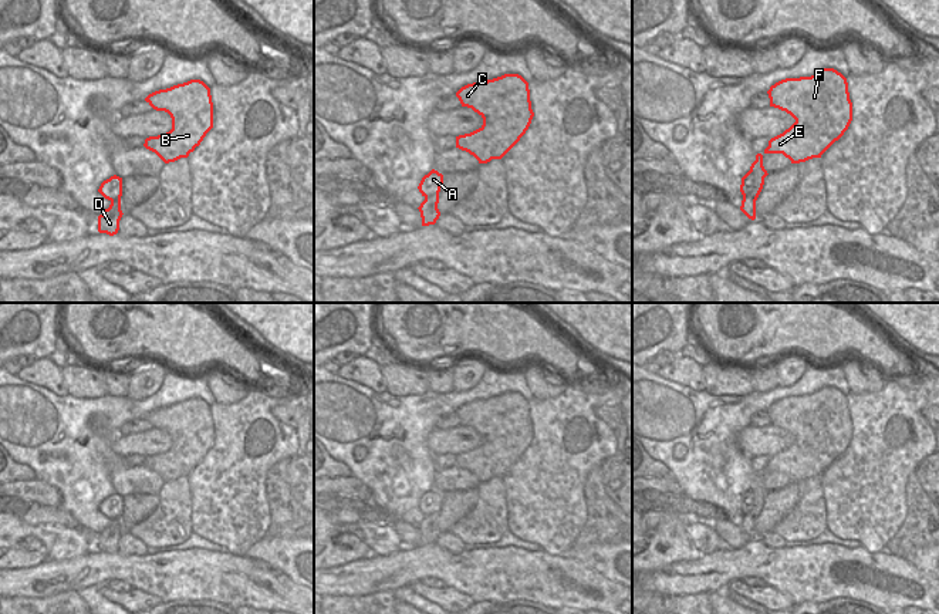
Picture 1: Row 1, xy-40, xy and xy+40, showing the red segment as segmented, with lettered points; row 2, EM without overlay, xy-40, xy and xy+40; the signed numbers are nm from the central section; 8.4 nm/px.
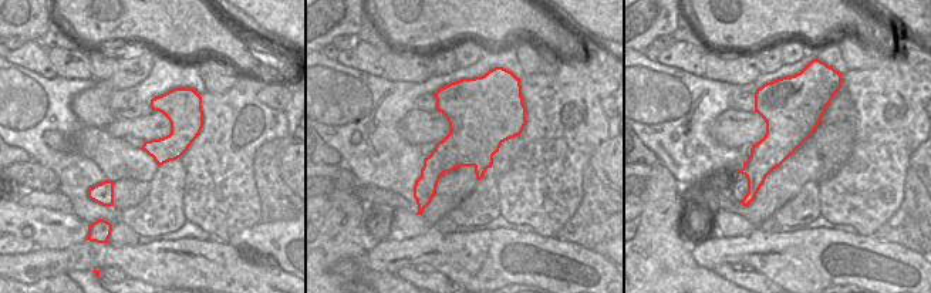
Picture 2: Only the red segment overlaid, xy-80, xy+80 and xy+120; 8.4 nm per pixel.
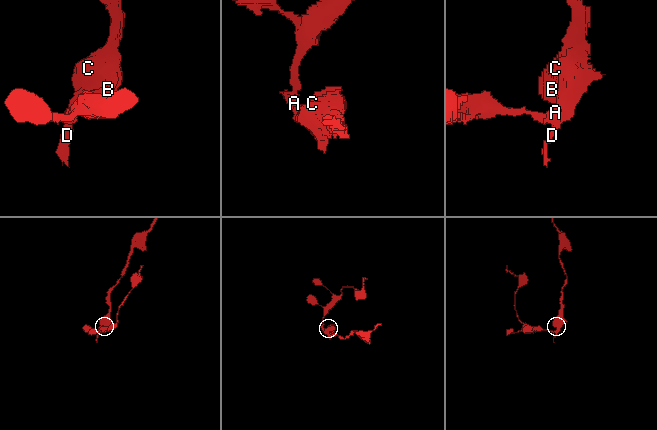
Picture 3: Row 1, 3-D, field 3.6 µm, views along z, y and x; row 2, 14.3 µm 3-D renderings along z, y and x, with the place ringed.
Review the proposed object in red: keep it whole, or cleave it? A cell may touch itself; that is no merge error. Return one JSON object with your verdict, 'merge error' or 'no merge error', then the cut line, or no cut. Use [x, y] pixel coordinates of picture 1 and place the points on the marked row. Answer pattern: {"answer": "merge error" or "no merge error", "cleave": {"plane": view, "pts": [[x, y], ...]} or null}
{"answer": "merge error", "cleave": {"plane": "xy+40", "pts": [[749, 171], [755, 176], [755, 188], [743, 196]]}}

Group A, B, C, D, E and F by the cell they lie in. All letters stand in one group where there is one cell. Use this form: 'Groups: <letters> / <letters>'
Groups: A / B C D E F

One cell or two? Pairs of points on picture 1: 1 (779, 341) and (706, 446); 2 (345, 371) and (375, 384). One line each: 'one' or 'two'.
1: two
2: one

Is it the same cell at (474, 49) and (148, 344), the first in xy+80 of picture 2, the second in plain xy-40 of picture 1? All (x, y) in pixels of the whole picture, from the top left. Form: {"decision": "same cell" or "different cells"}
{"decision": "different cells"}

